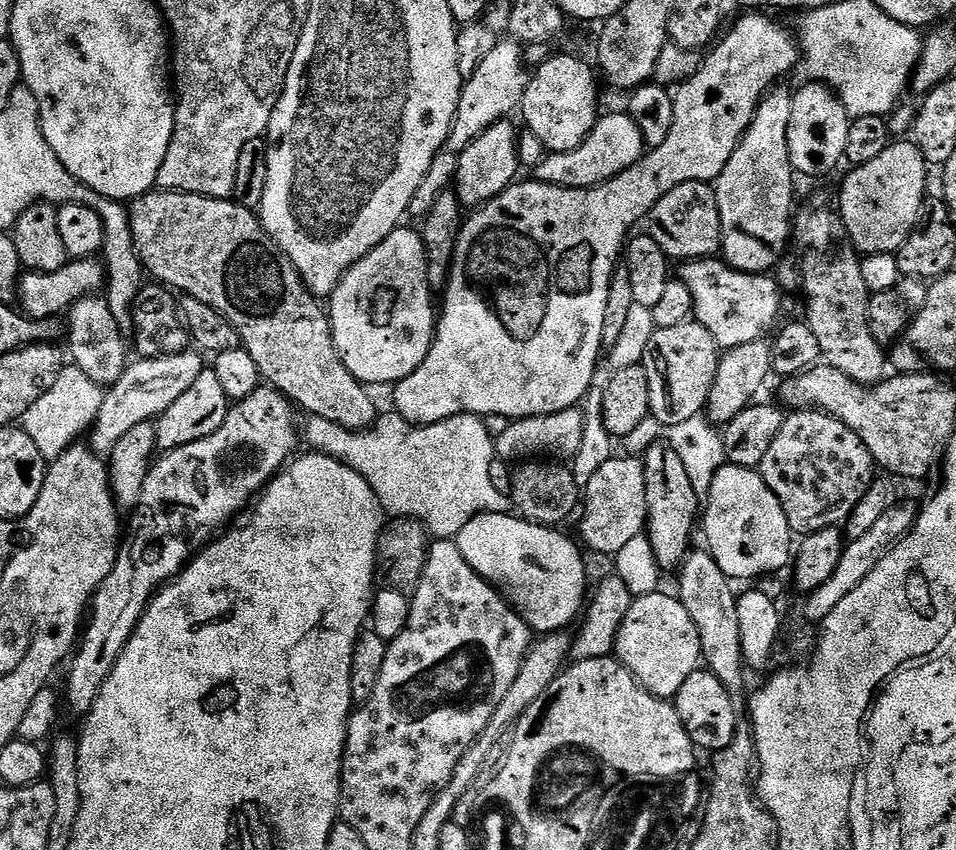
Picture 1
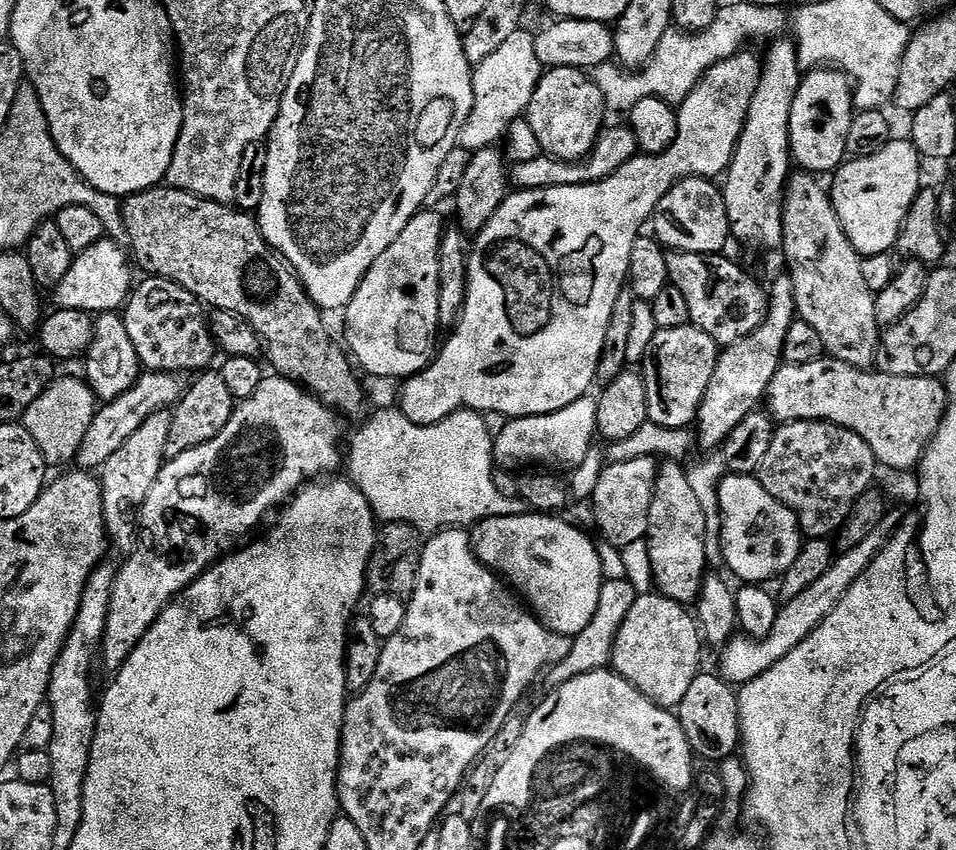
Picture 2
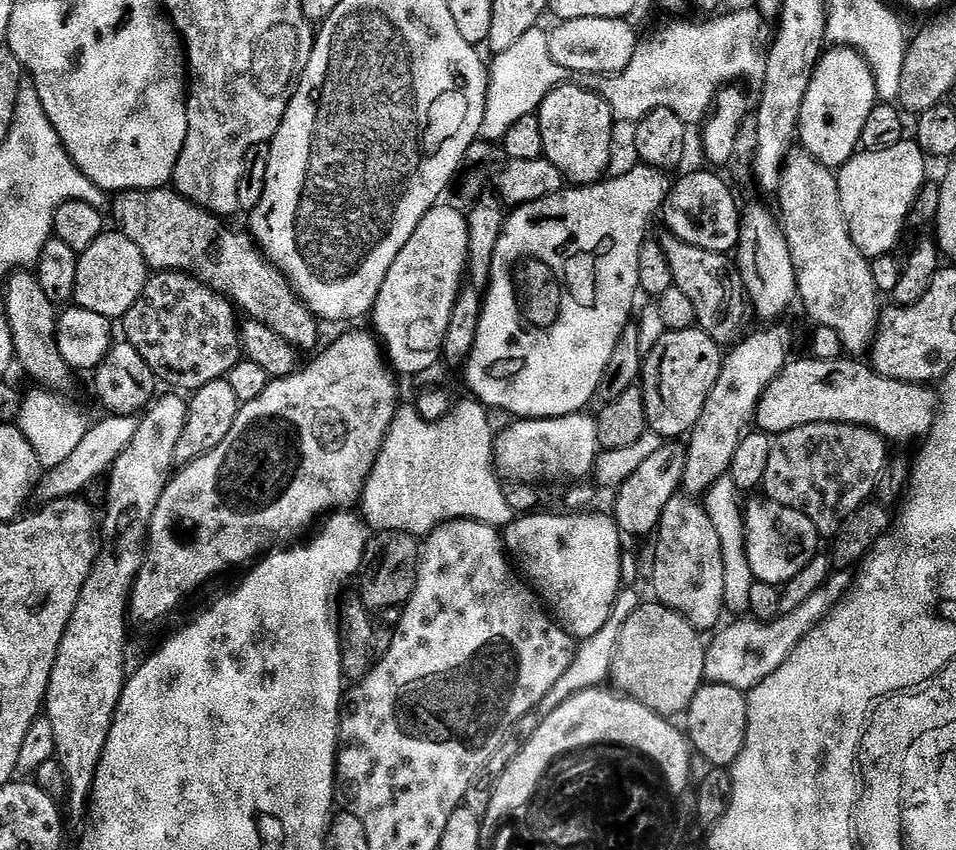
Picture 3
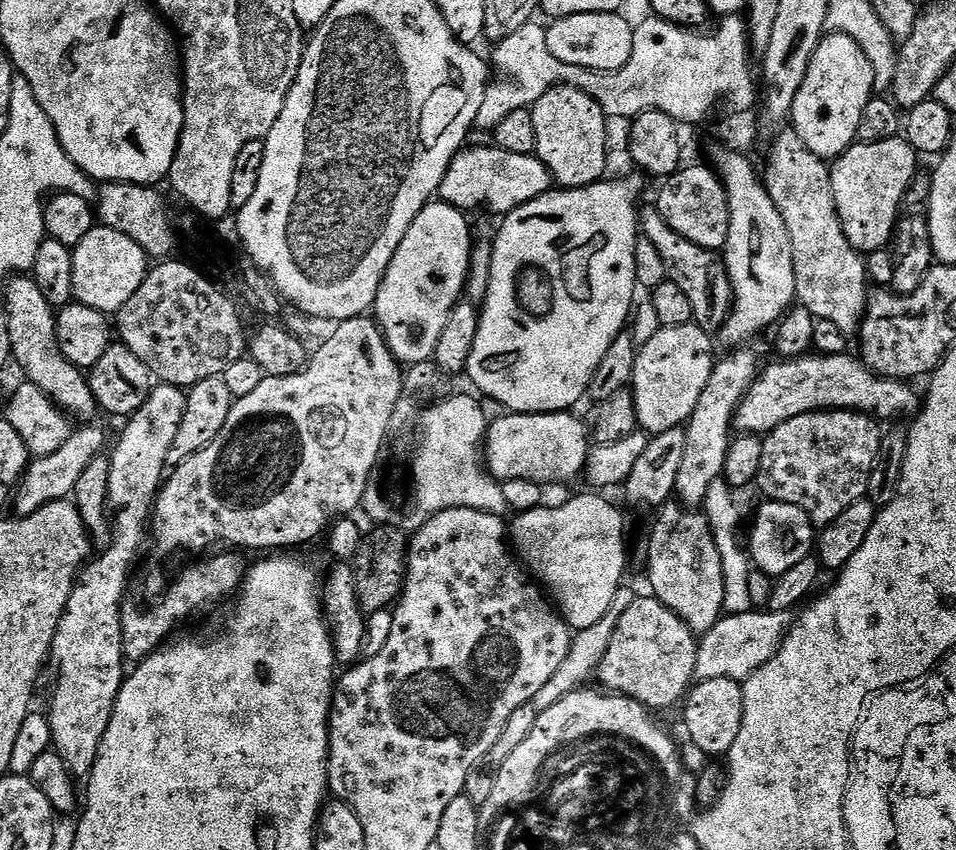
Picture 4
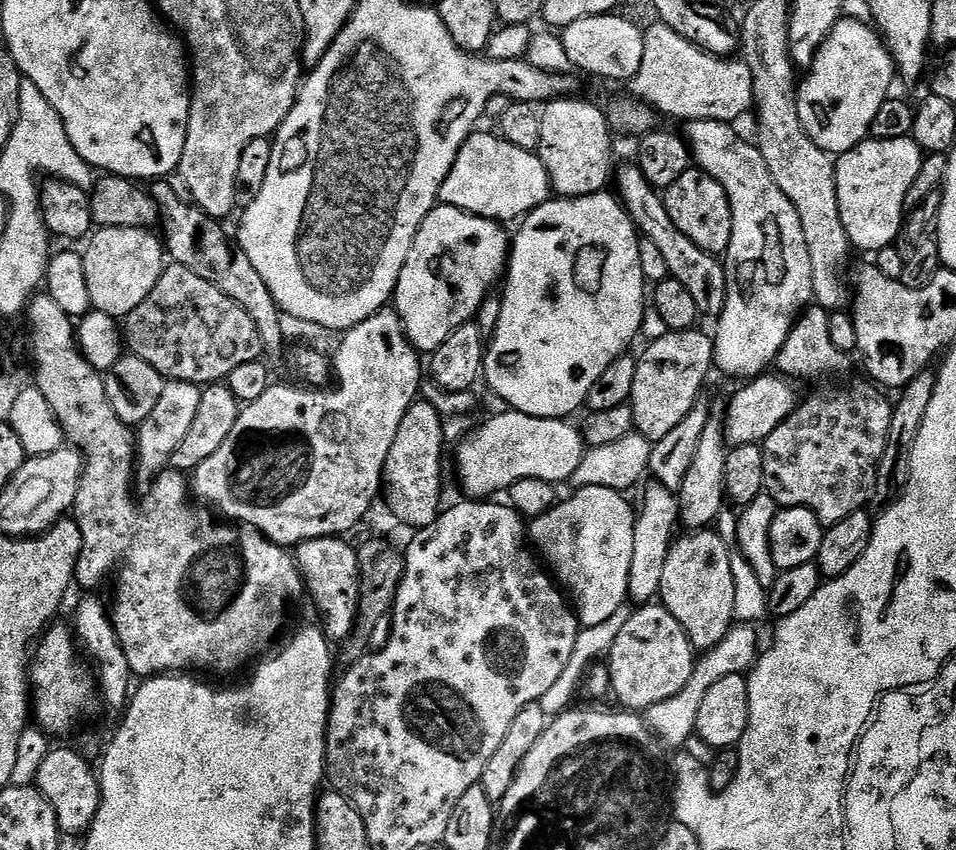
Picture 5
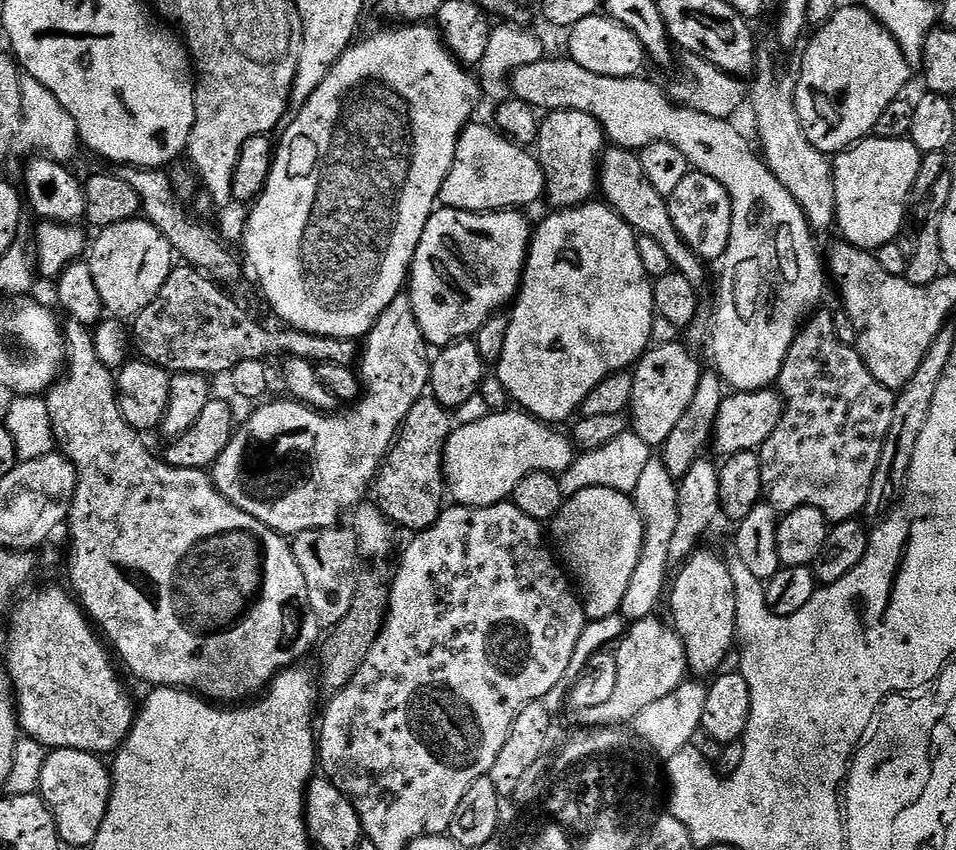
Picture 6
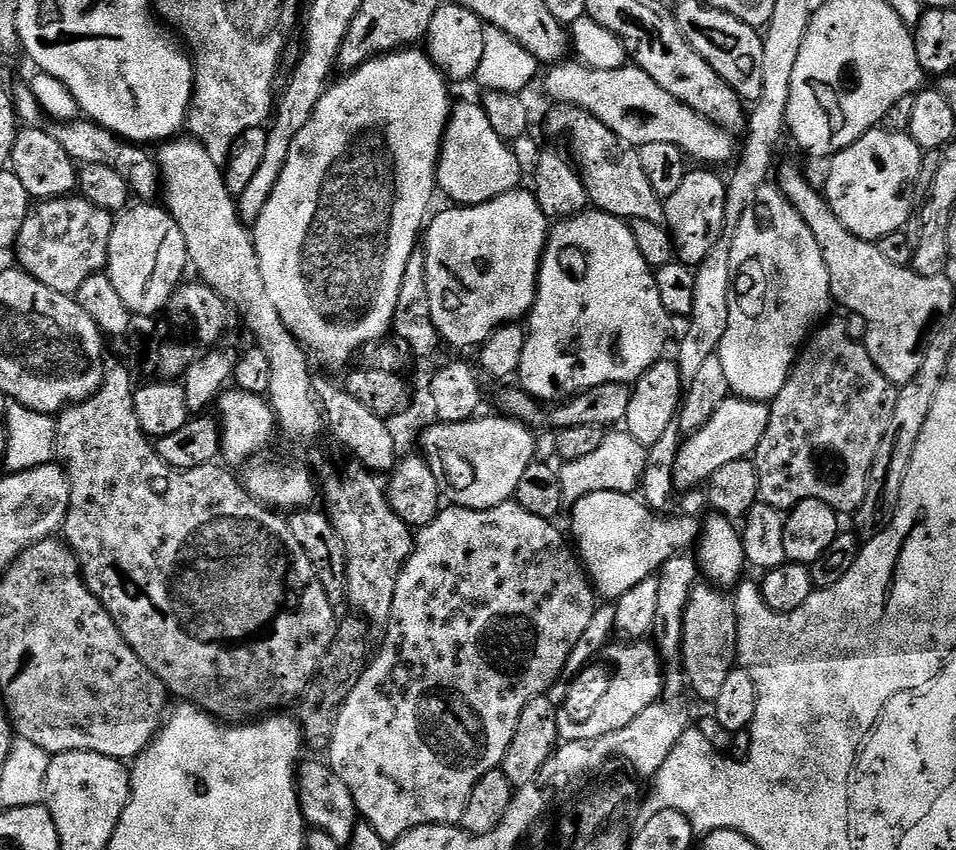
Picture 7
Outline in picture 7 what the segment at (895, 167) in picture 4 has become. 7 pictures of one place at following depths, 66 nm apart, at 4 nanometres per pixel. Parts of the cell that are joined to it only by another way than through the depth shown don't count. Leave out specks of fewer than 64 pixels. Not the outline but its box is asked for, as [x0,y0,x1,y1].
[822,126,921,241]

